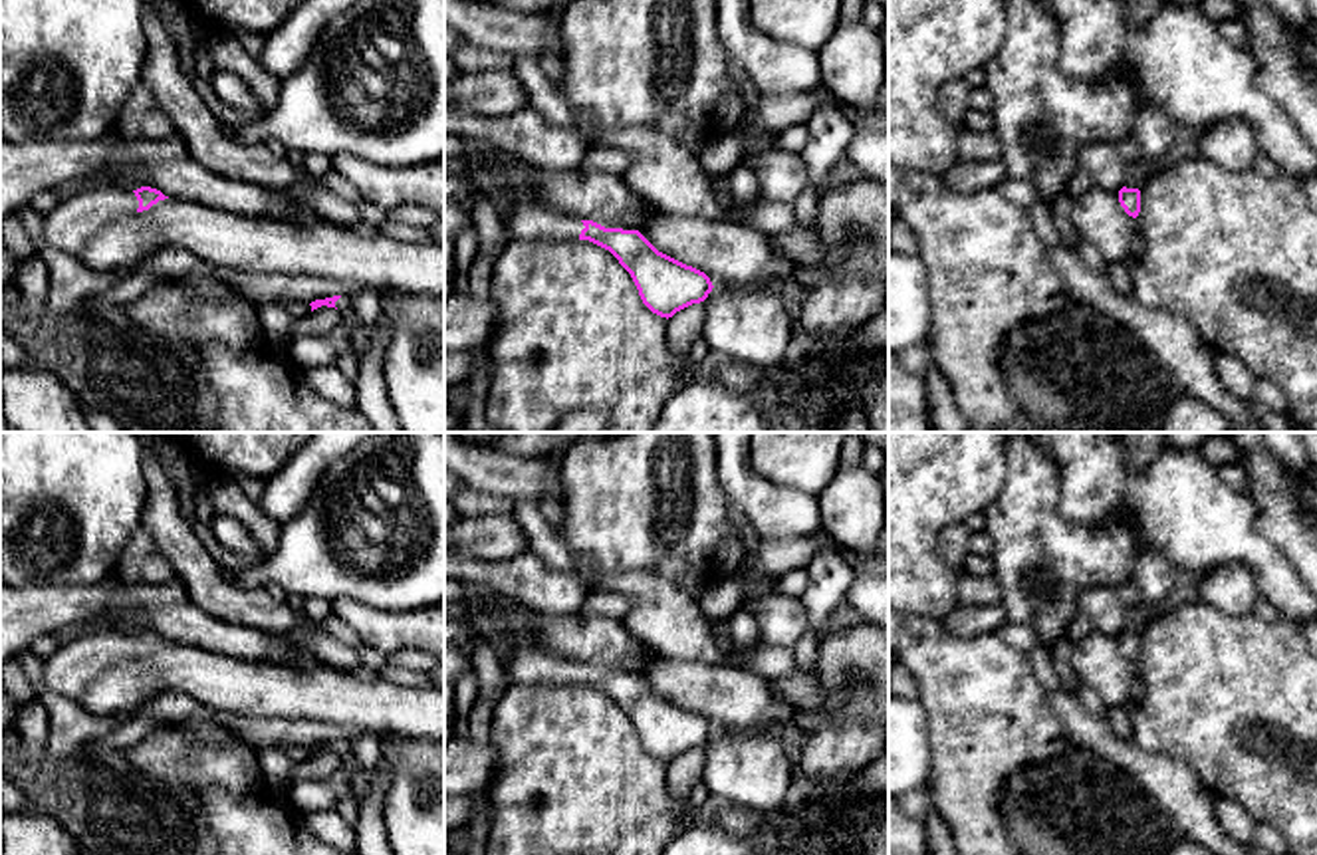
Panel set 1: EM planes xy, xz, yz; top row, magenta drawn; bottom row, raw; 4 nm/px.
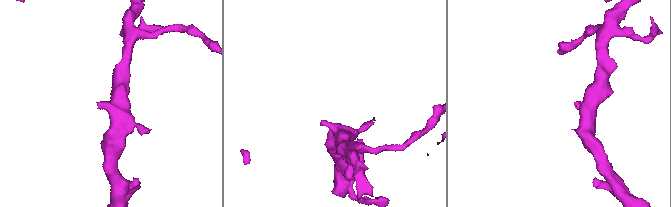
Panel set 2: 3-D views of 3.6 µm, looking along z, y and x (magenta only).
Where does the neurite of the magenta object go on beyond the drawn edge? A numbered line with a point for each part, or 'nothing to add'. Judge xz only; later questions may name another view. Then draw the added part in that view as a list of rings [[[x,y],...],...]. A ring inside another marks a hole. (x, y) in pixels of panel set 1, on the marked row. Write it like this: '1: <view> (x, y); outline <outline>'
1: xz (526, 223); outline [[[514,204],[504,218],[508,240],[516,242],[571,242],[579,240],[583,230],[579,218],[561,216],[541,204]]]

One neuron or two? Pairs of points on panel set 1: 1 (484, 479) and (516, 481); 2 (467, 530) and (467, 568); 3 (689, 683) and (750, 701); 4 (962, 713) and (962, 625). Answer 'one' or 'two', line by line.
1: one
2: two
3: one
4: two

